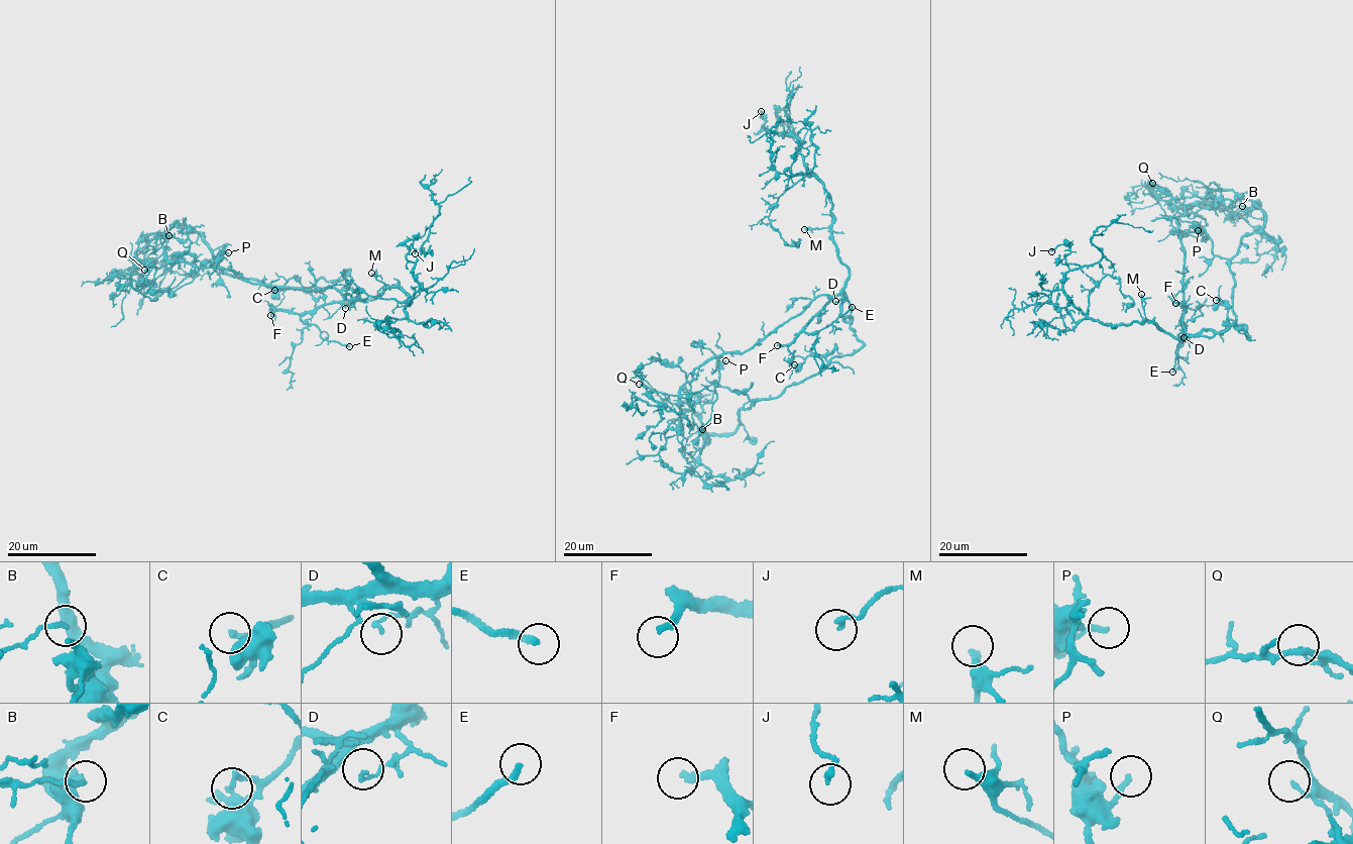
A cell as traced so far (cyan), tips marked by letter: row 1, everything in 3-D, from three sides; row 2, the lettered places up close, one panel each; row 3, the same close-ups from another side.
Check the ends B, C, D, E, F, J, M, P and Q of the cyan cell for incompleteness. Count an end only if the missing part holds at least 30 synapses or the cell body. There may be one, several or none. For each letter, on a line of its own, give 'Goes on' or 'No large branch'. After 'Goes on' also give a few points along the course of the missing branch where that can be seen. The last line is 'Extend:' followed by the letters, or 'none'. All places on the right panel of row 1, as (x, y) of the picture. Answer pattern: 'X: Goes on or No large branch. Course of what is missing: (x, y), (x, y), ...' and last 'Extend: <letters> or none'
B: No large branch
C: No large branch
D: No large branch
E: Goes on. Course of what is missing: (1172, 372), (1164, 382), (1165, 389), (1170, 389), (1168, 393), (1169, 373), (1186, 370)
F: Goes on. Course of what is missing: (1175, 303), (1157, 312), (1136, 311), (1117, 317), (1114, 314), (1116, 304), (1123, 299)
J: No large branch
M: Goes on. Course of what is missing: (1141, 294), (1130, 267), (1115, 254), (1106, 253), (1099, 258), (1114, 252), (1113, 246), (1116, 244)
P: No large branch
Q: No large branch
Extend: E, F, M

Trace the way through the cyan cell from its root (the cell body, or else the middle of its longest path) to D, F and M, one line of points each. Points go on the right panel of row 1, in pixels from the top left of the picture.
D: (1221, 330), (1204, 330), (1189, 339), (1184, 337)
F: (1221, 330), (1204, 330), (1190, 336), (1179, 319), (1185, 308), (1175, 303)
M: (1221, 330), (1204, 330), (1177, 340), (1146, 318), (1141, 294)

